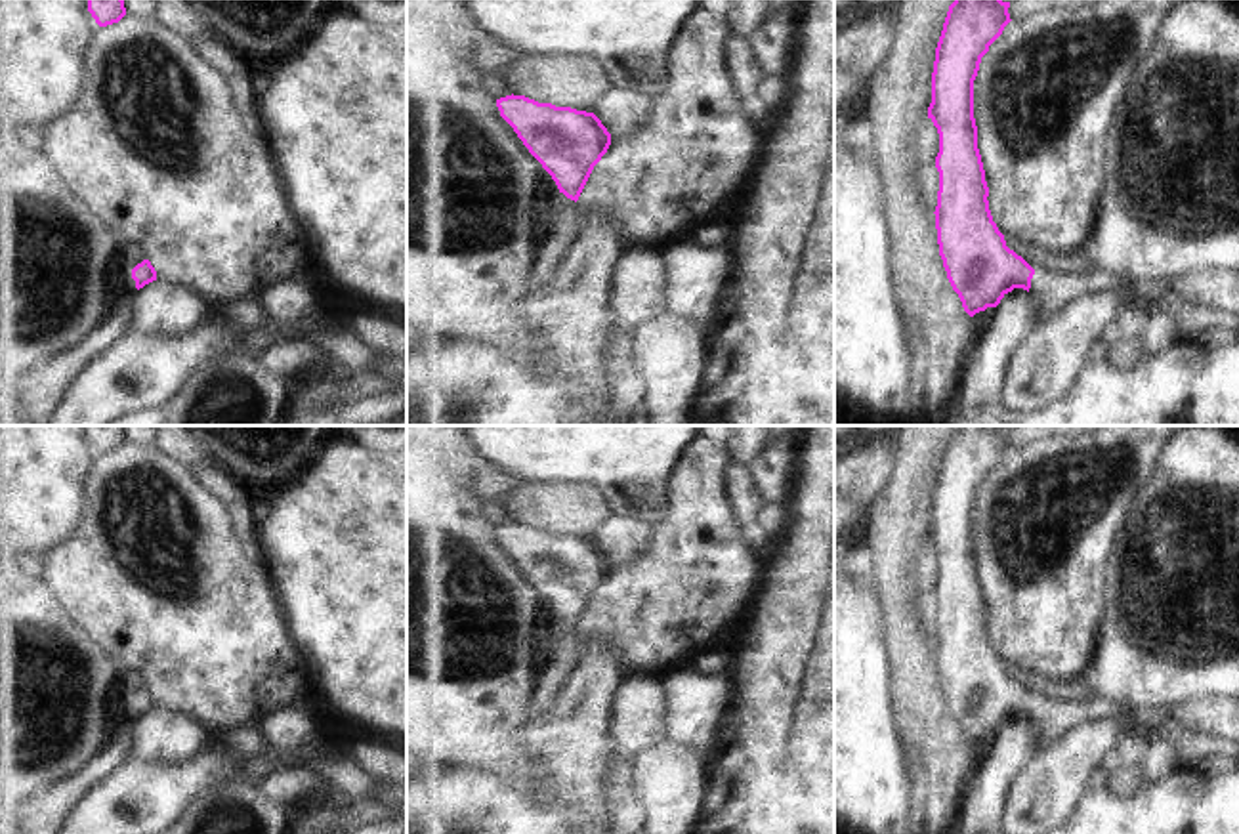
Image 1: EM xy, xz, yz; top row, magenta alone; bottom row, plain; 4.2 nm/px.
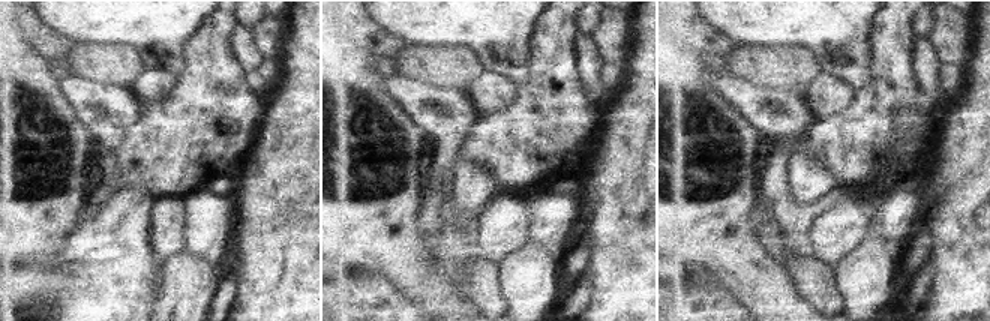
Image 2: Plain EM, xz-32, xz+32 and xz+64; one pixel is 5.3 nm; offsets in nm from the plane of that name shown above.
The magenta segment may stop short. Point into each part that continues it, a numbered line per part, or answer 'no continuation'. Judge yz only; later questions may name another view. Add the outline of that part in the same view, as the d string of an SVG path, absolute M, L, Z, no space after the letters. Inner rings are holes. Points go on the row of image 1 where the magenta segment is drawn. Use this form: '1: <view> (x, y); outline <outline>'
1: yz (1050, 292); outline M1039 265L1031 267L1035 269L1035 275L1031 279L1029 294L1039 323L1058 317L1071 302L1086 294L1102 290L1128 292L1124 277L1117 273L1096 269L1088 273L1056 275Z

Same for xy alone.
1: xy (65, 367); outline M136 265L122 267L124 288L115 296L111 313L80 344L65 349L50 363L46 372L52 391L65 391L86 365L95 361L130 330L132 303L137 294L136 281L132 279L132 269Z

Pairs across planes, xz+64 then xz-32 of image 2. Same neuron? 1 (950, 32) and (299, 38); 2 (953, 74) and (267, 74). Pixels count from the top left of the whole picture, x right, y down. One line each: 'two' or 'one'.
1: two
2: one

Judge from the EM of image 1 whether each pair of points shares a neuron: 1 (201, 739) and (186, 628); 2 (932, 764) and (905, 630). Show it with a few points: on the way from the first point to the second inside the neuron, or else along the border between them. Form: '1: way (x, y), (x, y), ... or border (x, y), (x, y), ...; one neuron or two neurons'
1: border (157, 705), (193, 714), (216, 735); two neurons
2: way (928, 731), (919, 707), (913, 663); one neuron

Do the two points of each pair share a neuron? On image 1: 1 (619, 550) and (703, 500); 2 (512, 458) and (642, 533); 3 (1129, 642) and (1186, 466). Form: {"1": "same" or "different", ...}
{"1": "different", "2": "different", "3": "same"}

